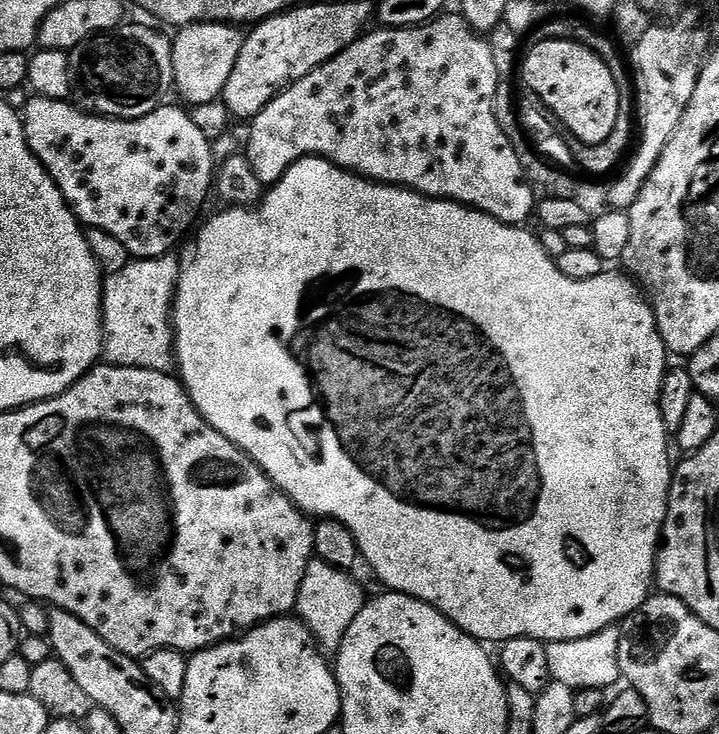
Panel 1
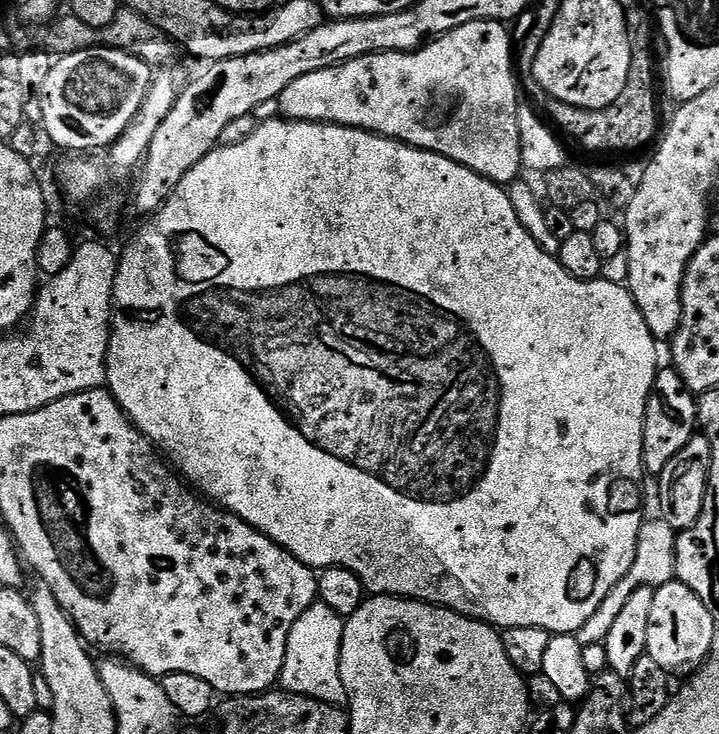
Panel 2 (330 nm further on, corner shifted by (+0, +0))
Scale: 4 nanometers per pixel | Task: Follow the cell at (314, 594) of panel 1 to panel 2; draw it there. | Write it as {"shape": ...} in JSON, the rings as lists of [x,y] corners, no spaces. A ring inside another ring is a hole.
{"shape":[[[322,603],[311,604],[294,622],[290,638],[286,642],[286,658],[280,671],[279,687],[295,696],[309,696],[331,708],[343,709],[348,702],[348,691],[342,682],[342,638],[345,617],[334,614],[330,606]]]}

